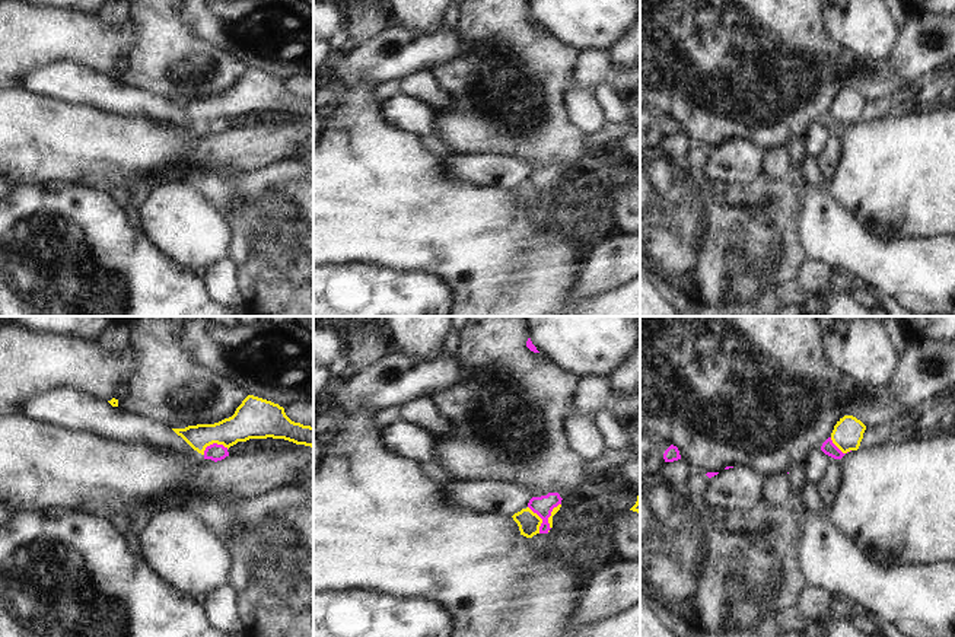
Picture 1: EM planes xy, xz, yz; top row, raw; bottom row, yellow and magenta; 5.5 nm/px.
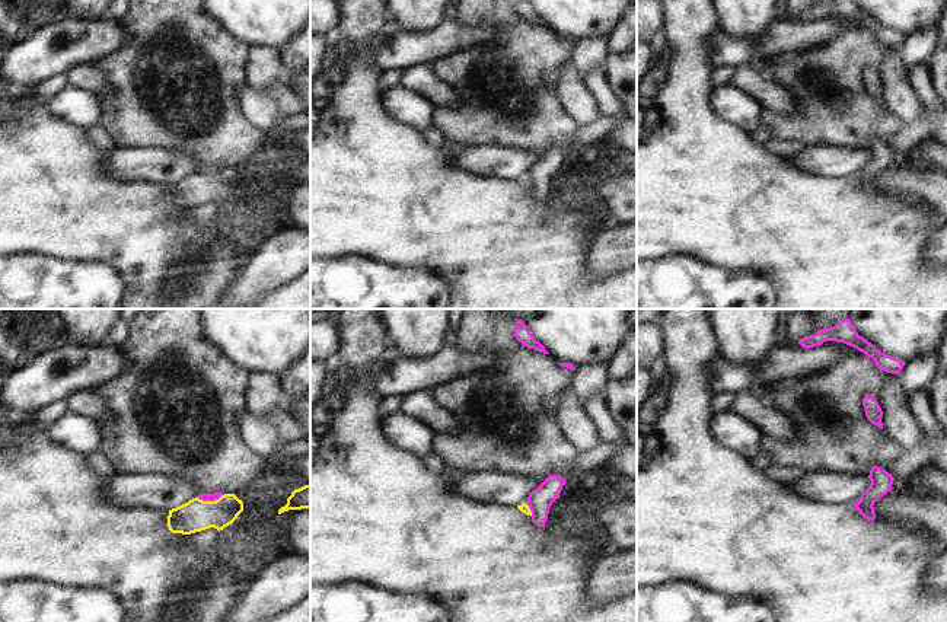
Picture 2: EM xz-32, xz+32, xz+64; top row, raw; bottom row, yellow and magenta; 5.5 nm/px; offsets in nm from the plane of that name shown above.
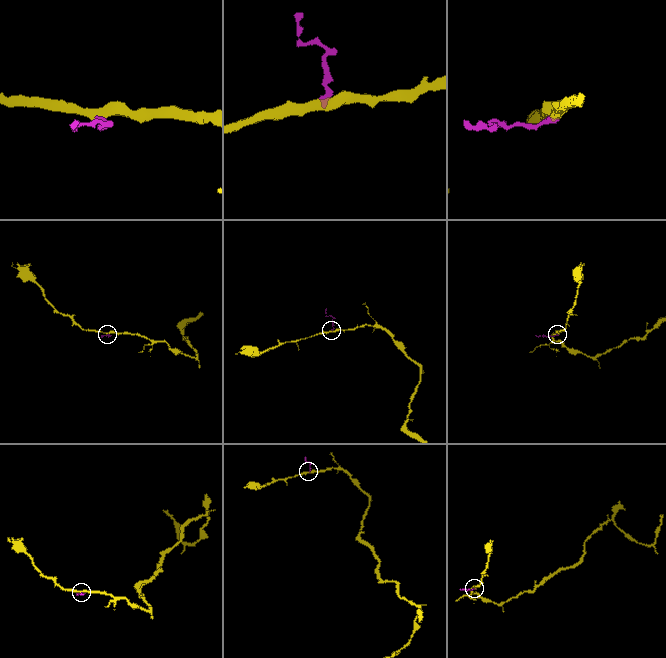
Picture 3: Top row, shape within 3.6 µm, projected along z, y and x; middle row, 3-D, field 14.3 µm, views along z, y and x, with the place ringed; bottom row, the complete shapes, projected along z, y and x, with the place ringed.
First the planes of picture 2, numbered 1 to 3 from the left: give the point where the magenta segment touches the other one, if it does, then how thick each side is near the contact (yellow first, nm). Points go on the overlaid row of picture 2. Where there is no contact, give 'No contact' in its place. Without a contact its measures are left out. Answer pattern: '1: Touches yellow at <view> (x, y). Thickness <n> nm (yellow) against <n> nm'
1: Touches yellow at xz-32 (210, 501). Thickness 180 nm (yellow) against 50 nm
2: Touches yellow at xz+32 (529, 510). Thickness 50 nm (yellow) against 140 nm
3: No contact.

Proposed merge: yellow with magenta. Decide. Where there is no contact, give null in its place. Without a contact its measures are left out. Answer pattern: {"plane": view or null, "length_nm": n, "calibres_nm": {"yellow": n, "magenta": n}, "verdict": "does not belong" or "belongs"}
{"plane": "xy", "length_nm": 150, "calibres_nm": {"yellow": 200, "magenta": 100}, "verdict": "does not belong"}

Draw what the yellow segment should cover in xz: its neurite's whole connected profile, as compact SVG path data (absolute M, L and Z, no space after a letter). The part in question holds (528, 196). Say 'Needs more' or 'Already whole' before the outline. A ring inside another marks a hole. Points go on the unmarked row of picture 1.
Already whole. M529 181L522 182L512 191L518 197L521 208L532 211L534 208L539 207L542 192L537 187L534 187Z

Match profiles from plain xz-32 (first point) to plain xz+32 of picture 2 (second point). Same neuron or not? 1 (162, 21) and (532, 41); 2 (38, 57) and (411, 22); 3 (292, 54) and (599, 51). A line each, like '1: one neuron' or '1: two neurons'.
1: one neuron
2: two neurons
3: two neurons

